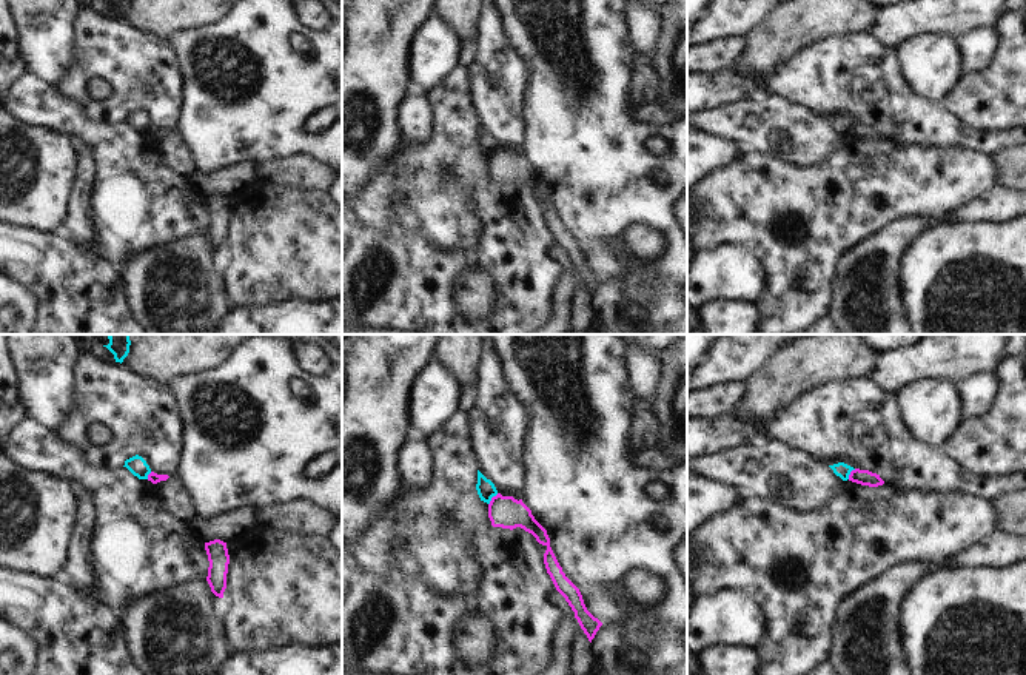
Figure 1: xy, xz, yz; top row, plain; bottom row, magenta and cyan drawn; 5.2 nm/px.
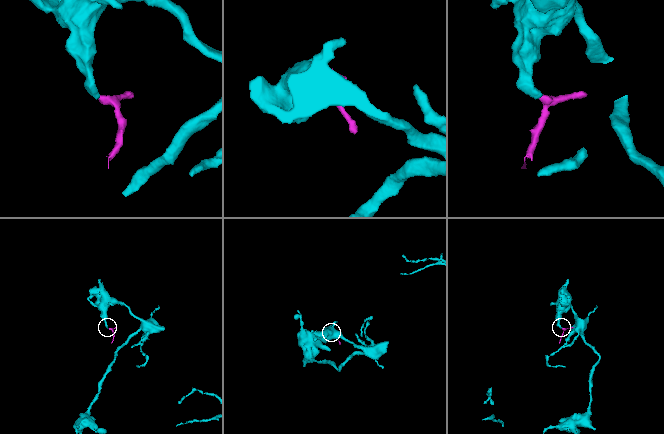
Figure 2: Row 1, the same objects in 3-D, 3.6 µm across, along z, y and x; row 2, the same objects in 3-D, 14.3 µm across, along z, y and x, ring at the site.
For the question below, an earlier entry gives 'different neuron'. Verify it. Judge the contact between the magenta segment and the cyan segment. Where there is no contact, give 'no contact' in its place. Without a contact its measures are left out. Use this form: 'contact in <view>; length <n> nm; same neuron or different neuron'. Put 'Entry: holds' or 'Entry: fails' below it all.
contact in xz; length 80 nm; different neuron
Entry: holds

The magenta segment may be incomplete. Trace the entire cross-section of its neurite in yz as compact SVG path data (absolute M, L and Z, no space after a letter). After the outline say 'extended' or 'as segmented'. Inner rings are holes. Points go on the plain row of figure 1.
M855 123L850 126L849 136L861 139L861 140L869 140L869 142L878 142L884 139L880 129L872 128L869 125L860 125L860 123Z | as segmented

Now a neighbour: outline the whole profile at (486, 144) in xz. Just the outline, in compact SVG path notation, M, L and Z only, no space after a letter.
M478 125L476 145L481 156L487 159L490 159L491 153L498 149L495 139L490 134L487 134L479 125Z

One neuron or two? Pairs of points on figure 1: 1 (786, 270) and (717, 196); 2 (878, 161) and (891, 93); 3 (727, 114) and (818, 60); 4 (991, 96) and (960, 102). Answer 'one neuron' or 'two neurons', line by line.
1: one neuron
2: two neurons
3: two neurons
4: one neuron

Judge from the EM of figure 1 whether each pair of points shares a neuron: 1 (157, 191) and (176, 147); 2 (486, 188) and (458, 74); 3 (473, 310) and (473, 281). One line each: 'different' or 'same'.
1: different
2: different
3: same

